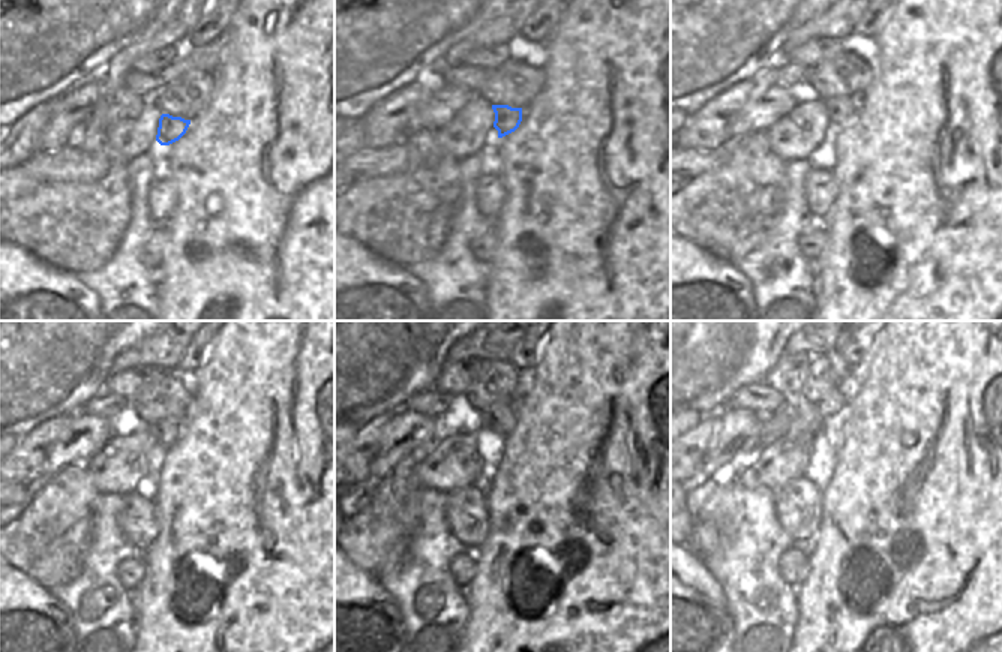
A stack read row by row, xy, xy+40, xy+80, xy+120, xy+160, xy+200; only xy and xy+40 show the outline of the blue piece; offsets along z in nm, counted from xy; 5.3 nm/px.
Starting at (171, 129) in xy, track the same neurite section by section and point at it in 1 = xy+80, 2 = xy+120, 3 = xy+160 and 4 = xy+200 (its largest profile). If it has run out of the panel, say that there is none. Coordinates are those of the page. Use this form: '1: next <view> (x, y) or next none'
1: next xy+80 (842, 108)
2: next xy+120 (165, 432)
3: next xy+160 (501, 417)
4: next xy+200 (833, 402)

